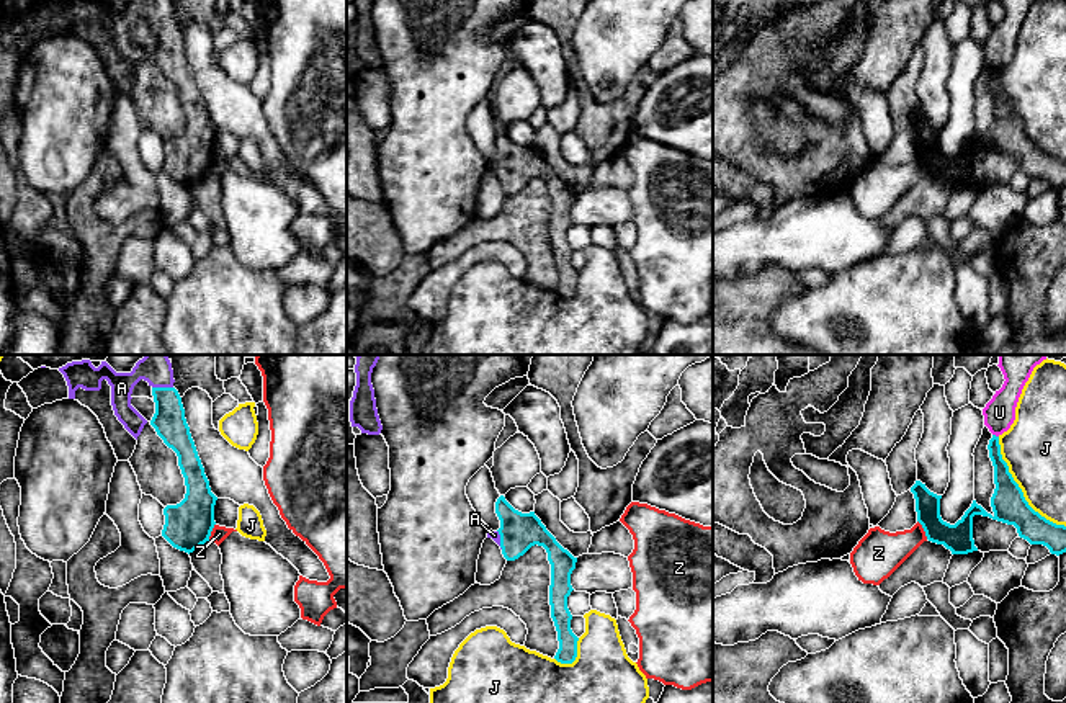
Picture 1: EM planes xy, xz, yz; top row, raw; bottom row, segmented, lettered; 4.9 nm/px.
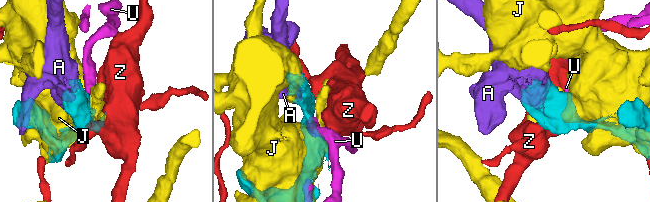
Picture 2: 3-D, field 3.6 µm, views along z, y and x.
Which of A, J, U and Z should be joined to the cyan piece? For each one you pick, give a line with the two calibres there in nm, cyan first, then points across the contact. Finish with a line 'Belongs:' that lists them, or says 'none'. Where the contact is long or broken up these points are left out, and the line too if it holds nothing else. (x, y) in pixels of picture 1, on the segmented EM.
A: 160 nm thick on the cyan side, 160 nm on the other
Belongs: A

